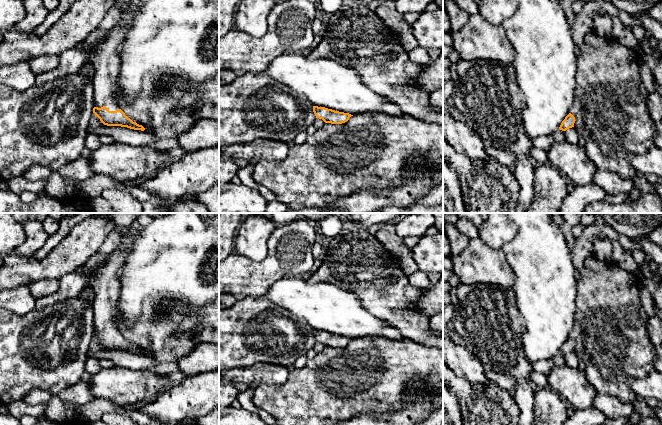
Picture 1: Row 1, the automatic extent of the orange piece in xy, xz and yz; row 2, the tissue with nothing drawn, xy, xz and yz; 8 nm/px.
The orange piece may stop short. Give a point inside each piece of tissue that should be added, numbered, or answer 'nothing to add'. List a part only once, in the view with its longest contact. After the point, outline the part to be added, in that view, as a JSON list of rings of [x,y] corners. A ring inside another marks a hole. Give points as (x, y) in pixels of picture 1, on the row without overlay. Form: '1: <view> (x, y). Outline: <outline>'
1: xy (105, 284). Outline: [[[119,246],[90,282],[94,291],[94,331],[105,330],[109,335],[120,333],[114,321],[114,306],[119,296],[121,266],[131,248]]]

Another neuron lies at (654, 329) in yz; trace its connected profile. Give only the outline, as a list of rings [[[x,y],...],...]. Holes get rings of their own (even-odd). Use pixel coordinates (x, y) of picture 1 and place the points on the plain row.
[[[657,315],[649,317],[647,335],[655,348],[662,344],[662,320]]]

